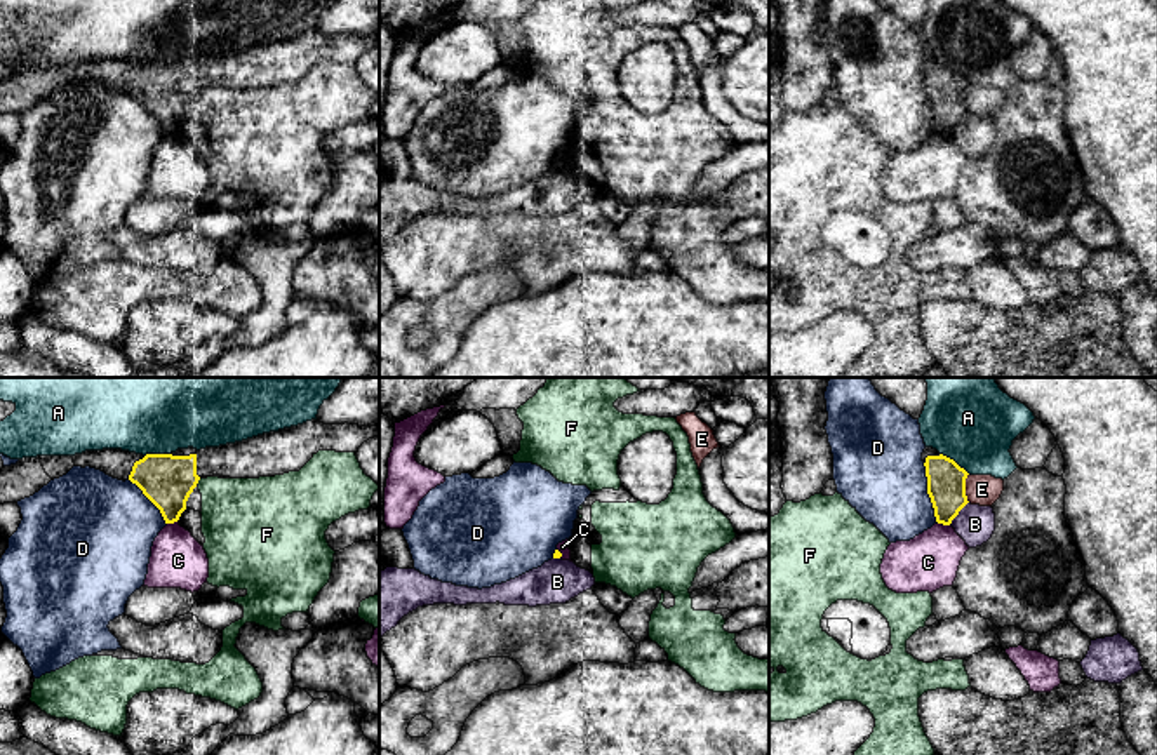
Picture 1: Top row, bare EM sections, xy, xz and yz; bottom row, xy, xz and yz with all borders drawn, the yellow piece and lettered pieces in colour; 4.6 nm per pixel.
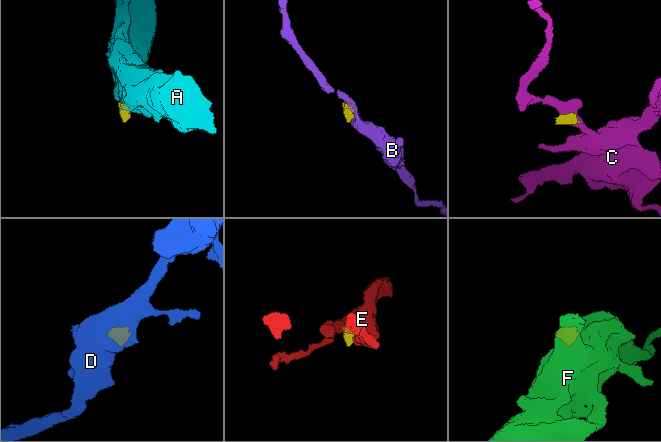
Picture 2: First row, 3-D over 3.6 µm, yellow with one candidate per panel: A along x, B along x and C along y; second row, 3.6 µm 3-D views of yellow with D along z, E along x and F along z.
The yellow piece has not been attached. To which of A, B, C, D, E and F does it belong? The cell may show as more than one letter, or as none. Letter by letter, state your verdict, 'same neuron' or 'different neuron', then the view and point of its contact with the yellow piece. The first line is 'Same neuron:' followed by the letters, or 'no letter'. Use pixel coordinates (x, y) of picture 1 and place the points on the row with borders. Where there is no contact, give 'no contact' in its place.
Same neuron: no letter
A: different neuron | yz (954, 461)
B: different neuron | yz (957, 514)
C: different neuron | yz (943, 524)
D: different neuron | yz (928, 493)
E: different neuron | yz (964, 487)
F: different neuron | xy (197, 482)

